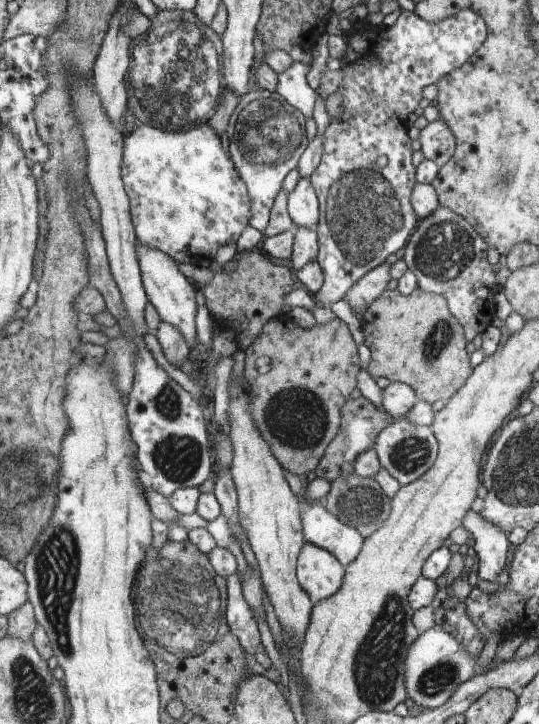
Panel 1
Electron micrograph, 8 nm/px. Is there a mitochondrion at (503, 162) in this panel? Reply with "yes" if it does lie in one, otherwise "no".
yes

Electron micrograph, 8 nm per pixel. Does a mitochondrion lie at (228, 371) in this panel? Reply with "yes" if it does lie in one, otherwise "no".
no

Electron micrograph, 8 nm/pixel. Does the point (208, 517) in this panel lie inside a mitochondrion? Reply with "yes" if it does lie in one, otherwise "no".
no

